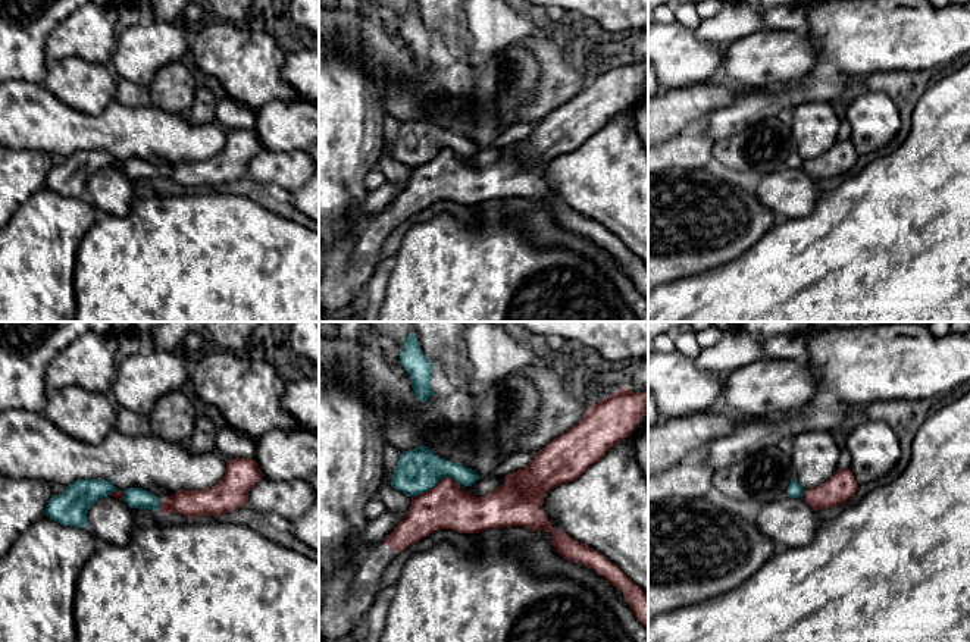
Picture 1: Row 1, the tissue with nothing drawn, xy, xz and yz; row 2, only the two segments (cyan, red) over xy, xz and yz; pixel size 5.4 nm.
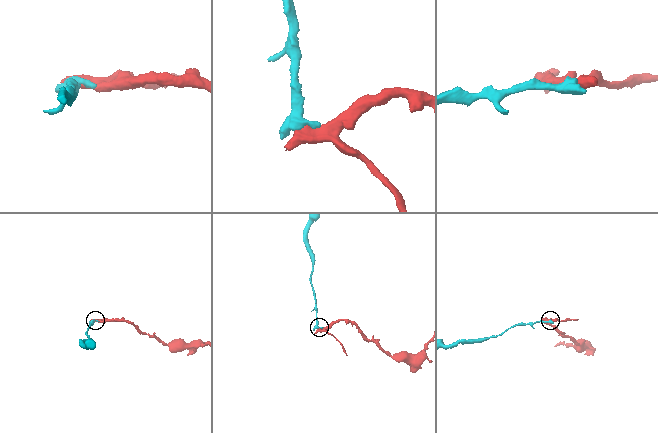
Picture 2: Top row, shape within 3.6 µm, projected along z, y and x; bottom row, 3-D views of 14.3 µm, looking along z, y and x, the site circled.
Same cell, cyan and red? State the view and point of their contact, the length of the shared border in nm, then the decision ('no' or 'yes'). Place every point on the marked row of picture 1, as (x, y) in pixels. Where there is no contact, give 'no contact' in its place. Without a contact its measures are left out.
meets cyan in xz at (434, 485); contact 260 nm long; no

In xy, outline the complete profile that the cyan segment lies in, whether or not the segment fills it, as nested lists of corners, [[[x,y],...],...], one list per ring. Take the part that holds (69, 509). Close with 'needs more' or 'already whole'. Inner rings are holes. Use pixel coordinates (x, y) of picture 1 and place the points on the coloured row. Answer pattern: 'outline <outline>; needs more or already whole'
outline [[[79,479],[59,495],[51,495],[46,516],[63,526],[85,527],[90,507],[103,497],[121,491],[104,479]]]; already whole

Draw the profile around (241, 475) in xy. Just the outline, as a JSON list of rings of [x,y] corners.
[[[232,458],[223,479],[203,491],[178,491],[162,499],[160,513],[179,513],[188,519],[218,516],[248,504],[248,491],[263,477],[253,458]]]

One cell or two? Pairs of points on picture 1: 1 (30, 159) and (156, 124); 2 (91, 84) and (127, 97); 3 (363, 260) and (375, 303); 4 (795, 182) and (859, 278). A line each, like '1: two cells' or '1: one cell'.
1: two cells
2: two cells
3: two cells
4: two cells

